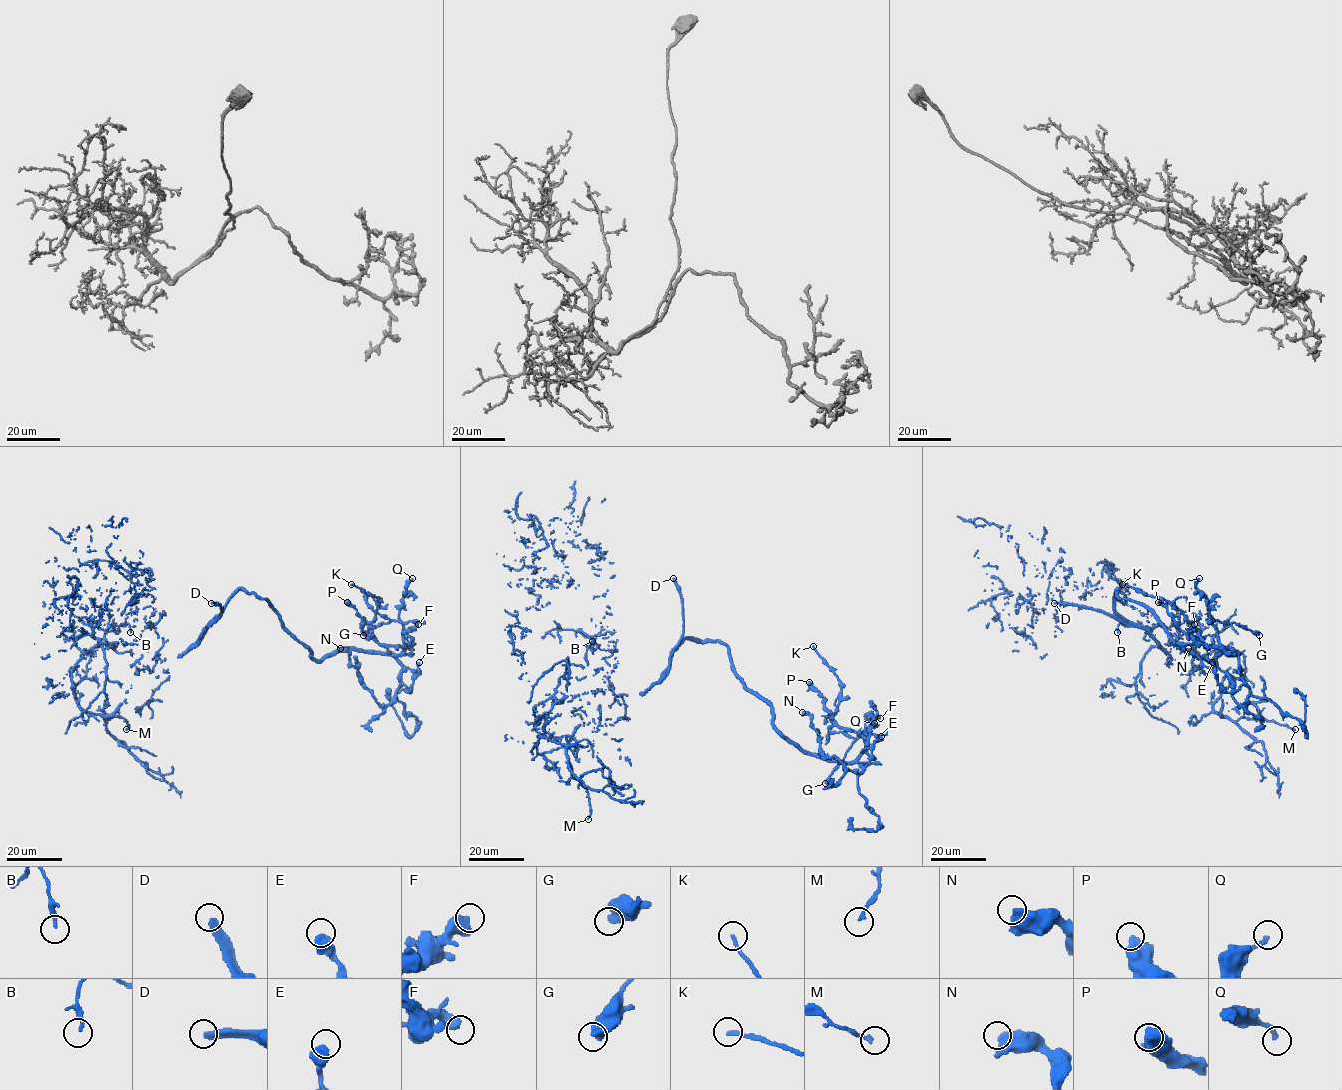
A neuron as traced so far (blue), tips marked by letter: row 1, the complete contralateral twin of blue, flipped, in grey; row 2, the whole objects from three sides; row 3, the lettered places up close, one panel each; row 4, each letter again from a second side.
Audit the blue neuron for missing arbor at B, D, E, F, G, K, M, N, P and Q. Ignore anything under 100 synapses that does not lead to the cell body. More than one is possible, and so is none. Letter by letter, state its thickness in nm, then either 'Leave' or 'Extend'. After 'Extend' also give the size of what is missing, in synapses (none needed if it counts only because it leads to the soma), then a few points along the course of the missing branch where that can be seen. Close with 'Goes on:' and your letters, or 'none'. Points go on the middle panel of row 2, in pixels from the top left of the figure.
B: Thickness 200 nm. Leave
D: Thickness 360 nm. Extend
E: Thickness 650 nm. Leave
F: Thickness 600 nm. Leave
G: Thickness 550 nm. Leave
K: Thickness 190 nm. Leave
M: Thickness 180 nm. Leave
N: Thickness 550 nm. Leave
P: Thickness 600 nm. Leave
Q: Thickness 240 nm. Leave
Goes on: D

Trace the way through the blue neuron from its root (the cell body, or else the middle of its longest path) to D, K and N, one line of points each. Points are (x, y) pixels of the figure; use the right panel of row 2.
D: (1167, 644), (1170, 662), (1169, 654), (1144, 629), (1126, 626), (1099, 611), (1054, 603)
K: (1167, 644), (1170, 662), (1115, 611), (1118, 590), (1183, 649), (1238, 653), (1122, 584)
N: (1167, 644), (1170, 662), (1115, 611), (1118, 590), (1183, 649), (1210, 661), (1238, 654), (1246, 704), (1188, 648)

